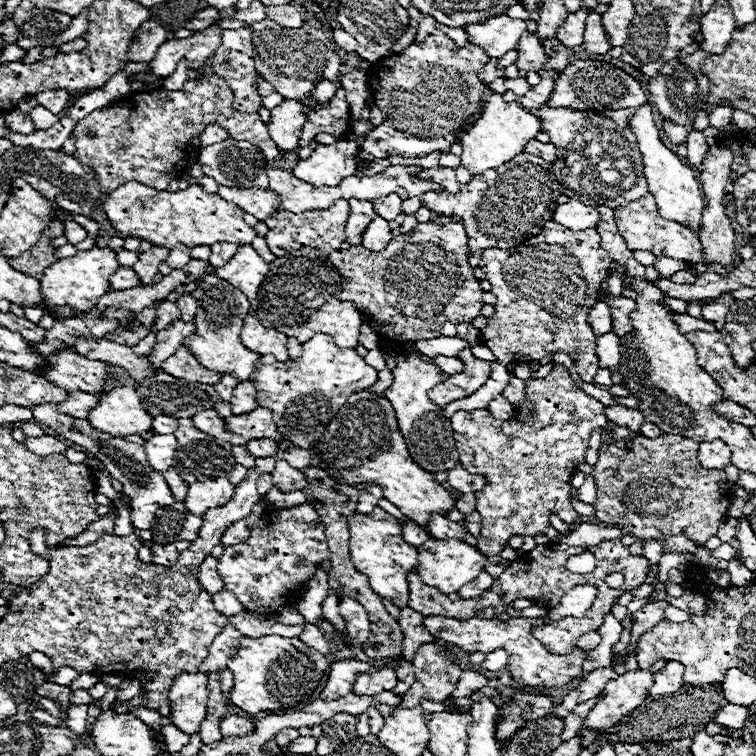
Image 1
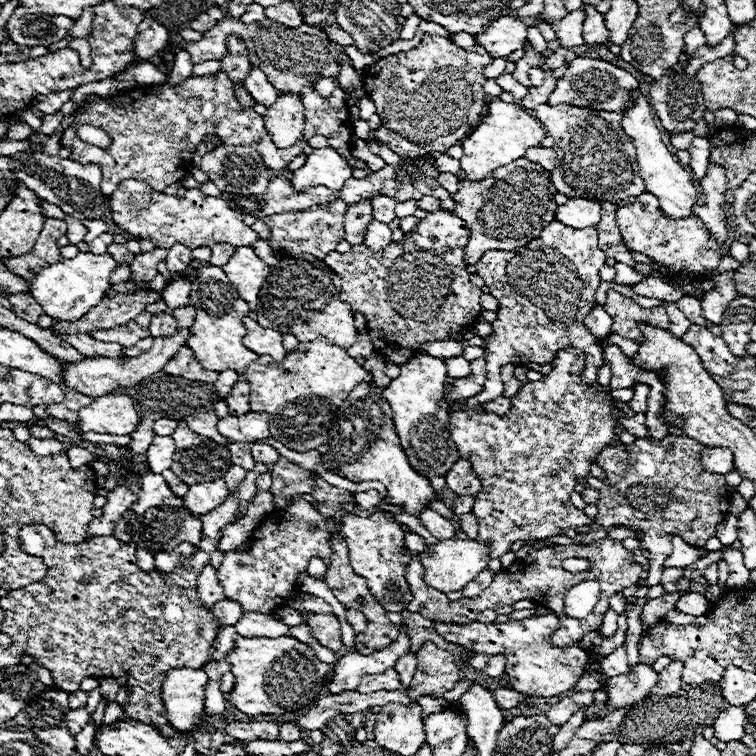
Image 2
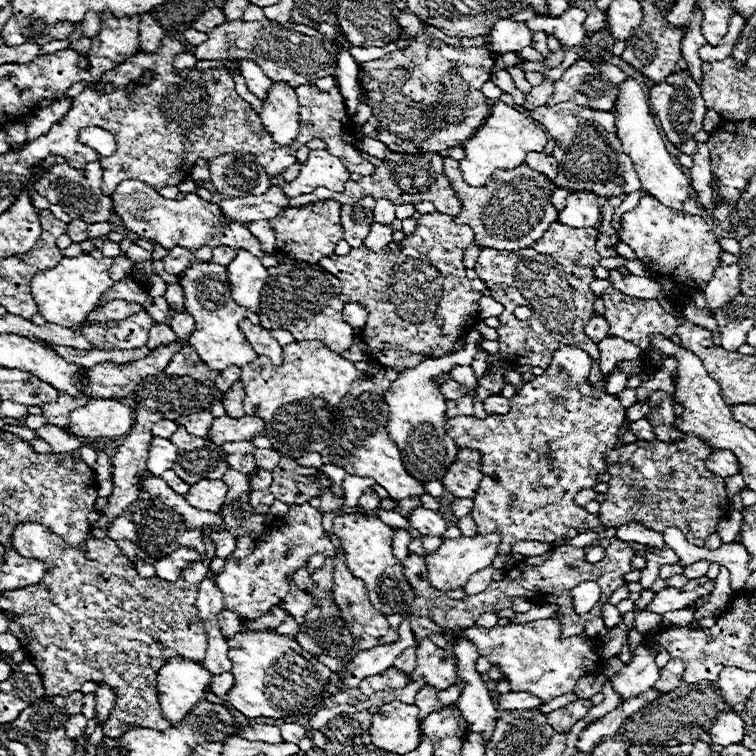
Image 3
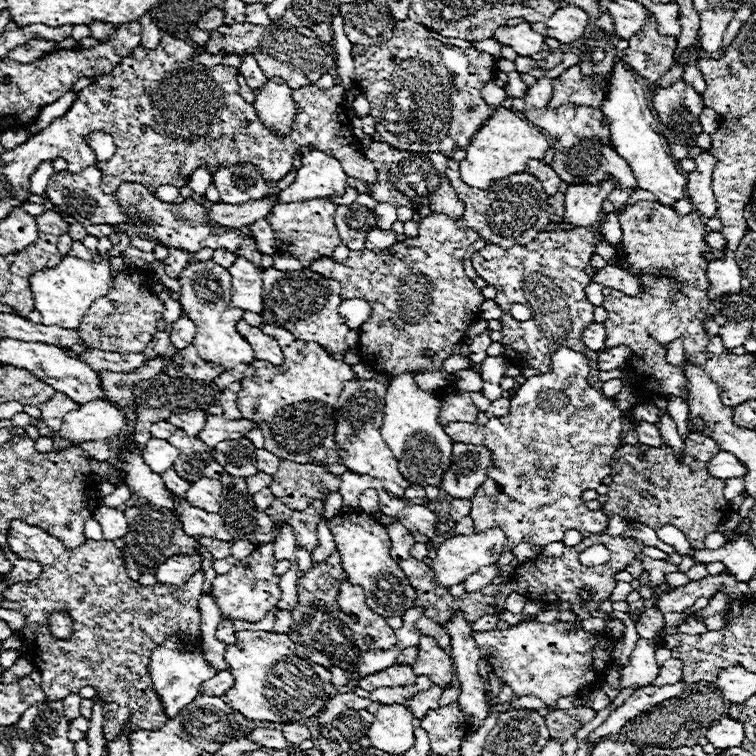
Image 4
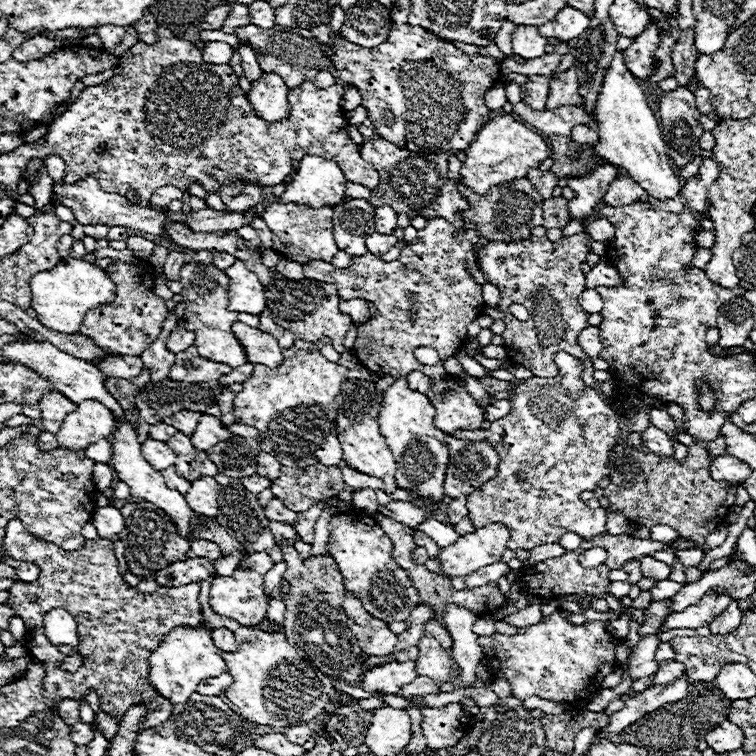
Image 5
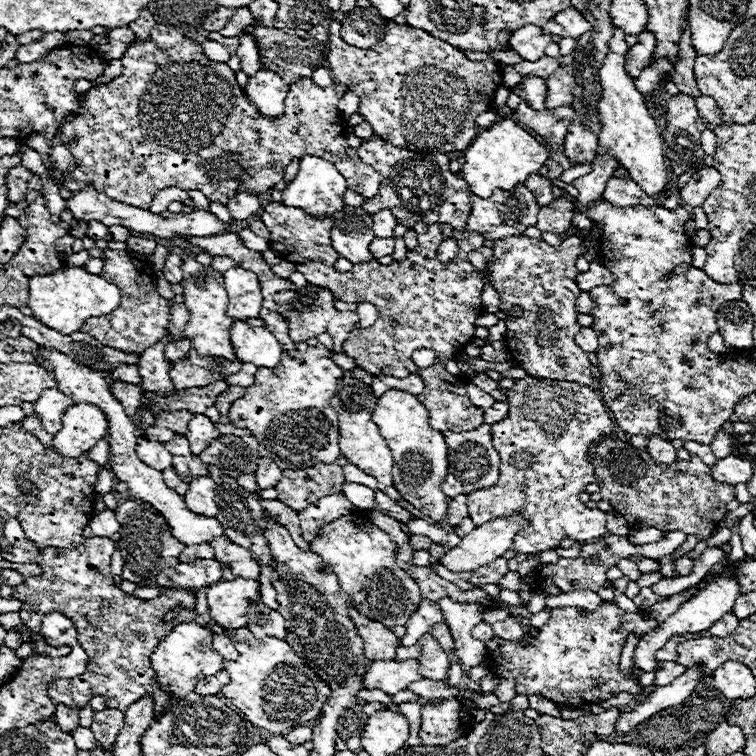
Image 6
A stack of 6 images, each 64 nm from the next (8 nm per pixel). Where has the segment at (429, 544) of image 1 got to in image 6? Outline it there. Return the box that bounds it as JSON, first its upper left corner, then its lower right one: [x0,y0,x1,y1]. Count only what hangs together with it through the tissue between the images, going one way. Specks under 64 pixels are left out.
[440,516,524,574]

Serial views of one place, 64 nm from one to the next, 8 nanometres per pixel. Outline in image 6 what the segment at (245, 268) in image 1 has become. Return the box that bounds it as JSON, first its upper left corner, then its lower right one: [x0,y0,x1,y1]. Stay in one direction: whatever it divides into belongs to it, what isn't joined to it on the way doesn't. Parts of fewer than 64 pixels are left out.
[224,266,264,320]

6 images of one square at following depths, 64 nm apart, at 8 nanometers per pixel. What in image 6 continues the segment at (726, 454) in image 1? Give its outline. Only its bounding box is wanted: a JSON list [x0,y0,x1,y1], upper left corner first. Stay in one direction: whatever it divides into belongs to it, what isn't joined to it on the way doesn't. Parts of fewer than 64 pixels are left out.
[712,456,752,484]

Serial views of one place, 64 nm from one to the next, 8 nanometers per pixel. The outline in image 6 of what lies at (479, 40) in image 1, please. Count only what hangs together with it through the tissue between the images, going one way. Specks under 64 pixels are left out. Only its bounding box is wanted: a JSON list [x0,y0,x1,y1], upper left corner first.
[510,24,550,60]

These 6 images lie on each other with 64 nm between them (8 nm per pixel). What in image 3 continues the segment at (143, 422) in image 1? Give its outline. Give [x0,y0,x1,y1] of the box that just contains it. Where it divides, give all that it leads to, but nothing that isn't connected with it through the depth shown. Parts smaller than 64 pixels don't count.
[70,398,134,436]

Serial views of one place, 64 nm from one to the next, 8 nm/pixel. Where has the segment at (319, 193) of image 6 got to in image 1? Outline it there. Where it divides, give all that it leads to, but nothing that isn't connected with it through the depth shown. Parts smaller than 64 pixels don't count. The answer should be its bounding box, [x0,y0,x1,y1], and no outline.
[294,140,356,188]

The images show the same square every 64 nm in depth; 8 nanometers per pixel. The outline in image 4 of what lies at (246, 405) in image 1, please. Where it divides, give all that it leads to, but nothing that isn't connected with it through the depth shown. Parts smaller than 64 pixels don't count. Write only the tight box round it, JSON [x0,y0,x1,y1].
[218,382,242,418]

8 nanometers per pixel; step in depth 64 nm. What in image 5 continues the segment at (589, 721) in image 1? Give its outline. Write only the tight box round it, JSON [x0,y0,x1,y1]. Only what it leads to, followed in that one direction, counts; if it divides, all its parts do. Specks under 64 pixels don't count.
[628,634,660,680]

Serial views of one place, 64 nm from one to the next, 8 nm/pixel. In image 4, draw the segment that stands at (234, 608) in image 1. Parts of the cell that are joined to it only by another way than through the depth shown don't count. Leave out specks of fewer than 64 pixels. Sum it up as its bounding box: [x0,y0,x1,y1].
[216,618,236,644]

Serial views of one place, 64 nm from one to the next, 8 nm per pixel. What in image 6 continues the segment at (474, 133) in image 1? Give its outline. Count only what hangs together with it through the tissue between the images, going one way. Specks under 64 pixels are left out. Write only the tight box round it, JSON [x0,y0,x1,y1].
[460,118,550,198]

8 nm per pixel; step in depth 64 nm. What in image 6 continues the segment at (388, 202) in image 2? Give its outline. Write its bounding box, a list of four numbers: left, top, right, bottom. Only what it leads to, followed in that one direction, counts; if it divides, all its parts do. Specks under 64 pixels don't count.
[372,210,396,236]

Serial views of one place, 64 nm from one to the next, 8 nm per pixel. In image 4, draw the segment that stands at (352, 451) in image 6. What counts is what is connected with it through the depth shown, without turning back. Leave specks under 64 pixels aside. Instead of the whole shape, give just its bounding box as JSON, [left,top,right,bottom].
[334,374,412,498]

